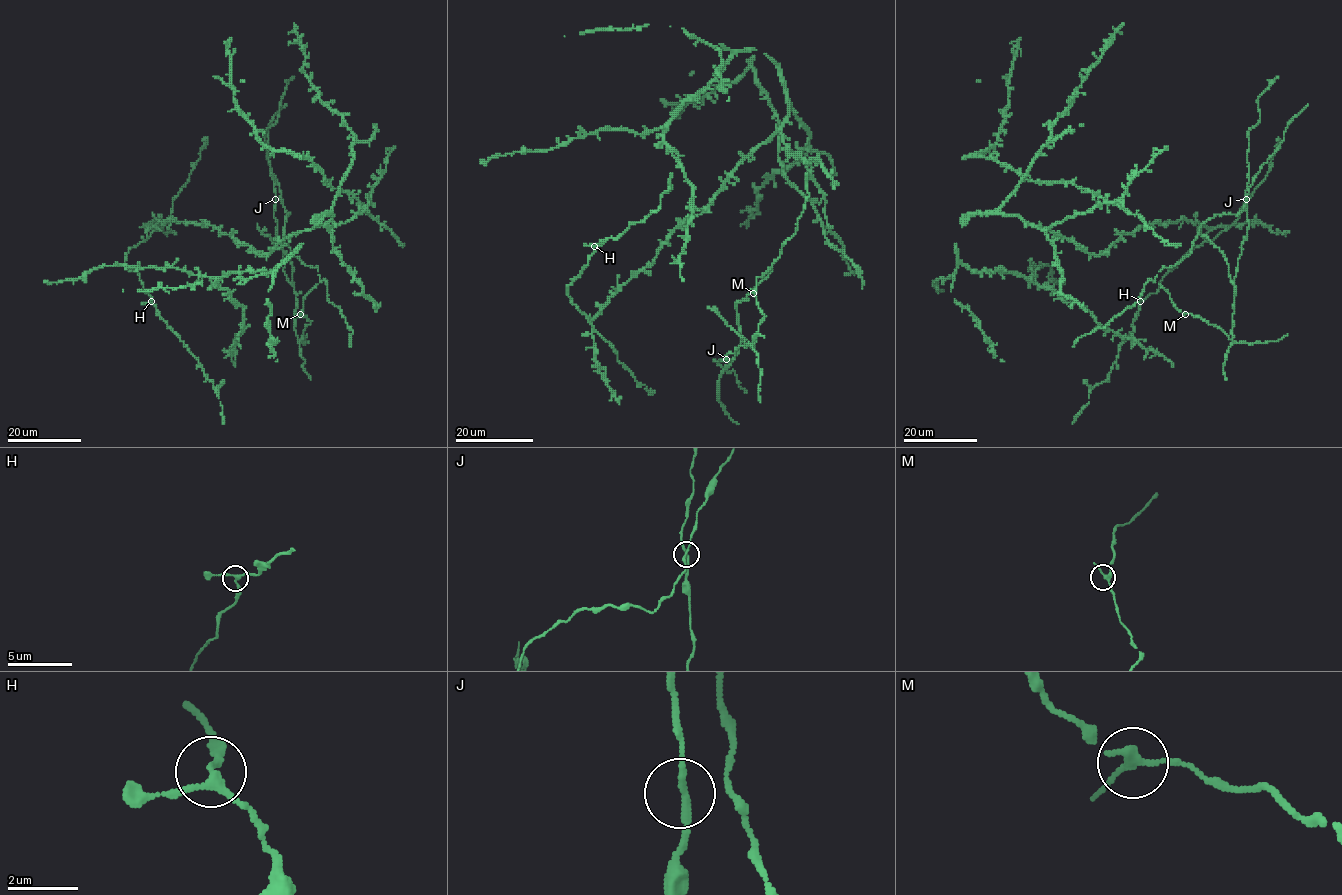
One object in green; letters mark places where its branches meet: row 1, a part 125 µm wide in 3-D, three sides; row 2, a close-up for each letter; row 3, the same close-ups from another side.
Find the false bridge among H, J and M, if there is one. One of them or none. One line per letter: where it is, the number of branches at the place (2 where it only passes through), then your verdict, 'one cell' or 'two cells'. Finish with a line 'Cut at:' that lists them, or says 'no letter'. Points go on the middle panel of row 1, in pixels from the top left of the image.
H: at (594, 246); 3 branches meet; one cell
J: at (726, 359); 3 branches meet; one cell
M: at (753, 293); 3 branches meet; one cell
Cut at: no letter

